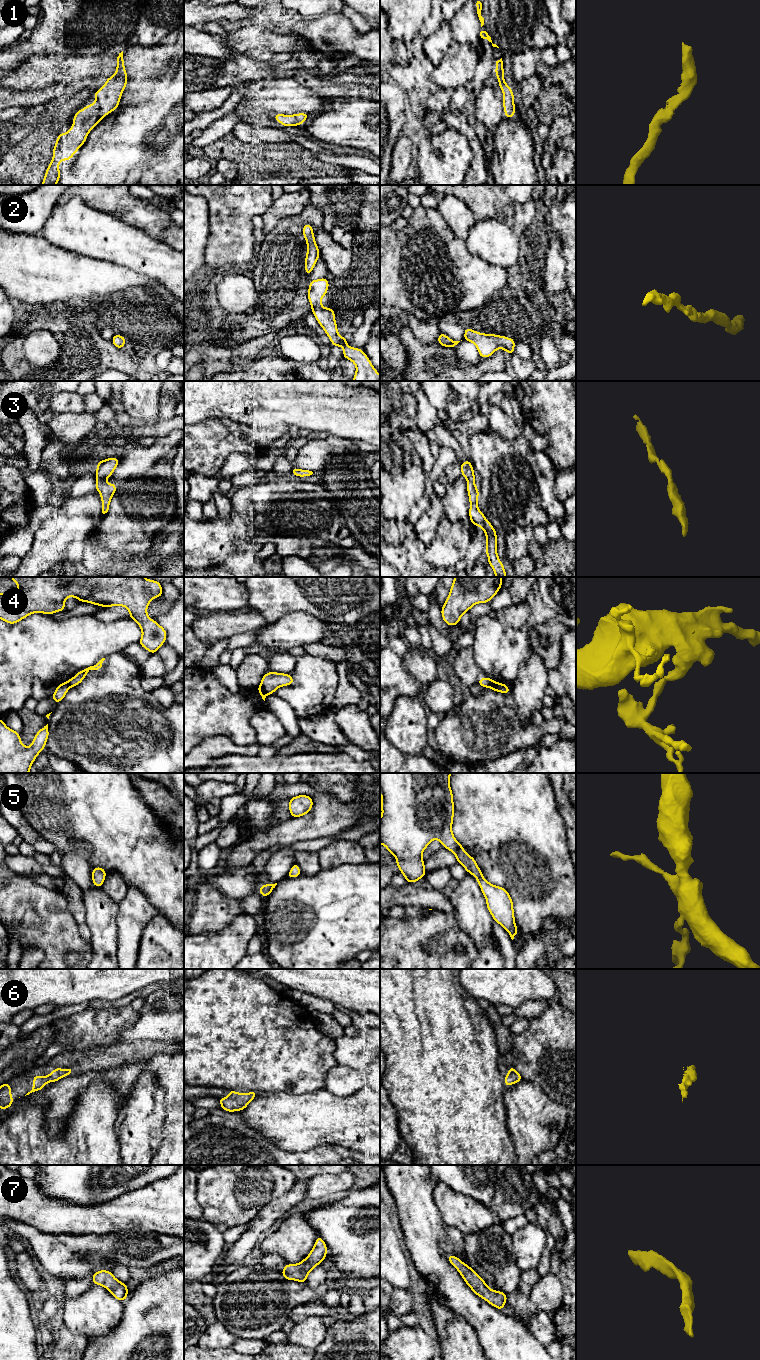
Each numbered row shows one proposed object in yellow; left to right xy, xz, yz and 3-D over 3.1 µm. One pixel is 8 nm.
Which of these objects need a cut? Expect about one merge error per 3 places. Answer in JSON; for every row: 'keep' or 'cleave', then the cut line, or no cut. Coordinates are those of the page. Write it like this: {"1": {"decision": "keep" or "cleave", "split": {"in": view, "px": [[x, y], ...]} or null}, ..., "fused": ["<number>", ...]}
{"1": {"decision": "keep", "split": null}, "2": {"decision": "keep", "split": null}, "3": {"decision": "keep", "split": null}, "4": {"decision": "cleave", "split": {"in": "xz", "px": [[261, 684], [261, 687], [267, 694]]}}, "5": {"decision": "keep", "split": null}, "6": {"decision": "keep", "split": null}, "7": {"decision": "keep", "split": null}, "fused": ["4"]}

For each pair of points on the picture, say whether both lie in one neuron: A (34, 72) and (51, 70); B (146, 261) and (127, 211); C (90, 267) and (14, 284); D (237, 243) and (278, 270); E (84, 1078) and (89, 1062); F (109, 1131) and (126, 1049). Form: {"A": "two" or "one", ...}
{"A": "one", "B": "two", "C": "one", "D": "two", "E": "two", "F": "two"}

